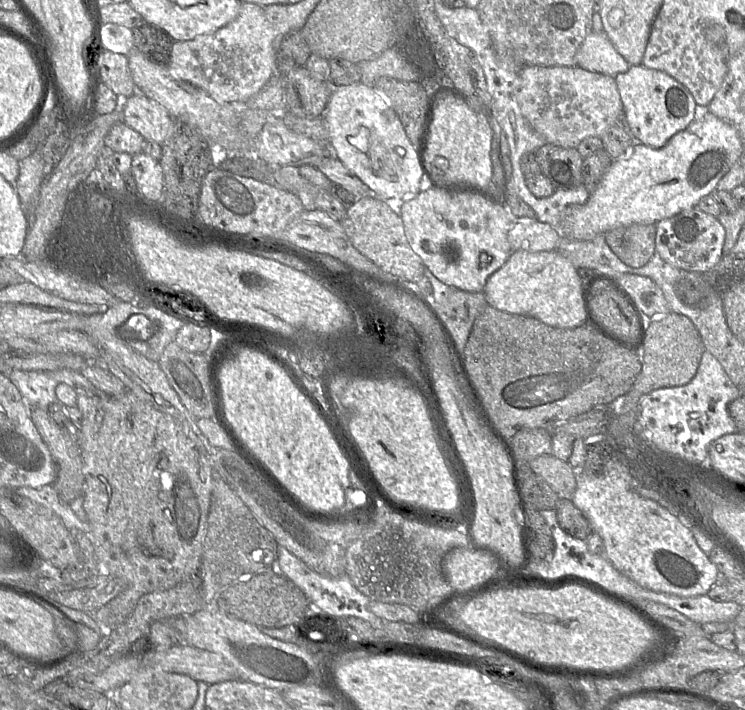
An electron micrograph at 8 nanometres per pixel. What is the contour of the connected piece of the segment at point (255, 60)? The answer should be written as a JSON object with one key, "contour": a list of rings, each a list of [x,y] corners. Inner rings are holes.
{"contour":[[[241,3],[238,16],[216,32],[197,36],[189,41],[174,41],[168,63],[170,74],[207,92],[221,105],[242,105],[257,94],[277,73],[275,30],[265,17],[263,7]]]}

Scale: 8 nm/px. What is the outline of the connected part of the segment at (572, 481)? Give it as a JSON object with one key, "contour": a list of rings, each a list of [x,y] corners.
{"contour":[[[553,455],[534,458],[527,463],[527,466],[541,476],[560,499],[572,501],[572,495],[576,489],[576,470],[573,467]]]}

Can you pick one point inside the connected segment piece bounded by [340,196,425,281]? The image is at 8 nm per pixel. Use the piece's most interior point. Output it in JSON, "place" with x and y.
{"place":[375,229]}

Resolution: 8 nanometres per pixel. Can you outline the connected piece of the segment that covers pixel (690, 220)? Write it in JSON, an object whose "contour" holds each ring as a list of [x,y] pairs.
{"contour":[[[696,206],[685,209],[655,224],[655,249],[667,263],[684,270],[704,273],[721,259],[725,240],[725,229],[716,216]]]}

